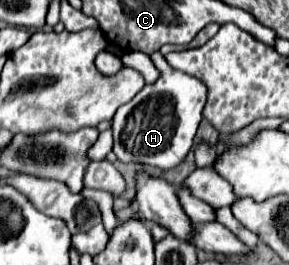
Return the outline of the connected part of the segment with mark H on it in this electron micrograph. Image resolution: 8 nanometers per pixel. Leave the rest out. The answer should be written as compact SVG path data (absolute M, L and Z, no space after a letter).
M159 52L151 54L151 60L159 70L159 78L117 110L113 118L113 152L121 162L169 170L177 166L193 146L193 138L201 122L201 110L207 100L207 86L195 76L173 70Z

